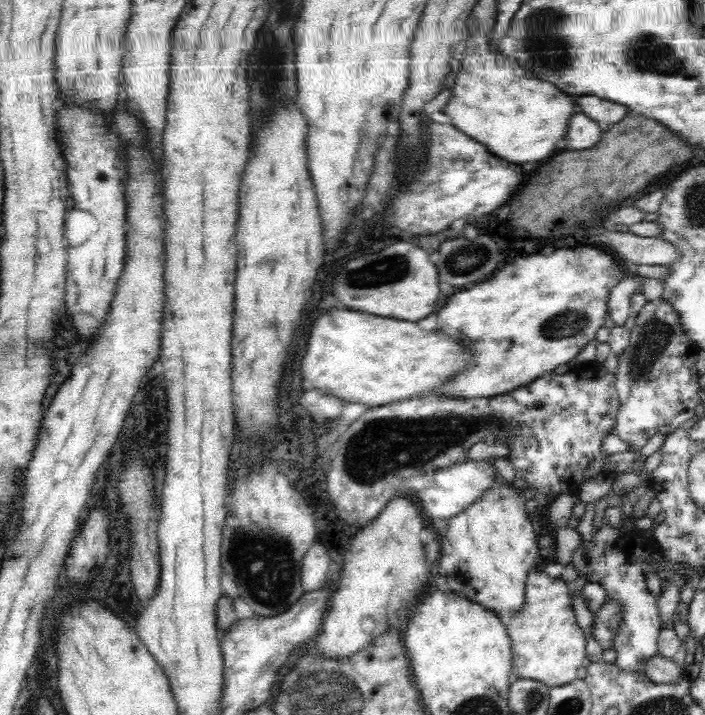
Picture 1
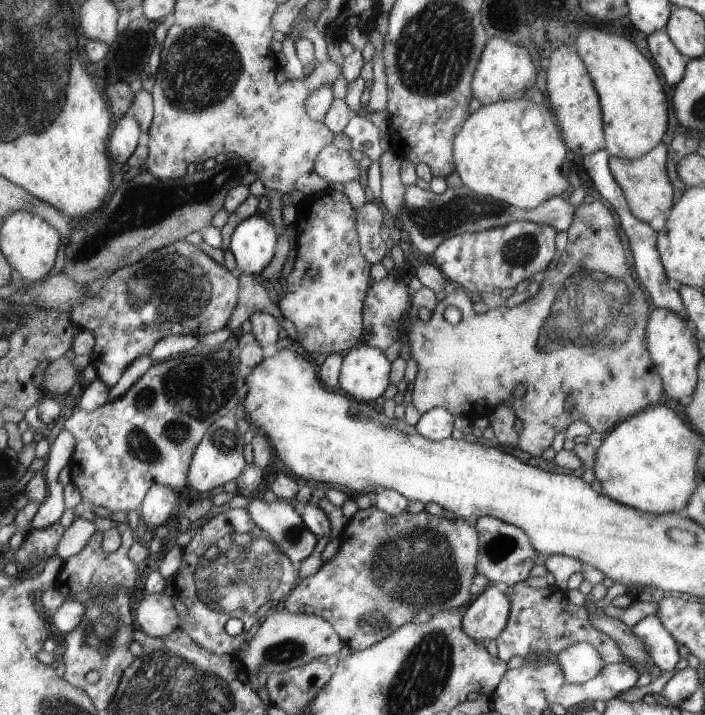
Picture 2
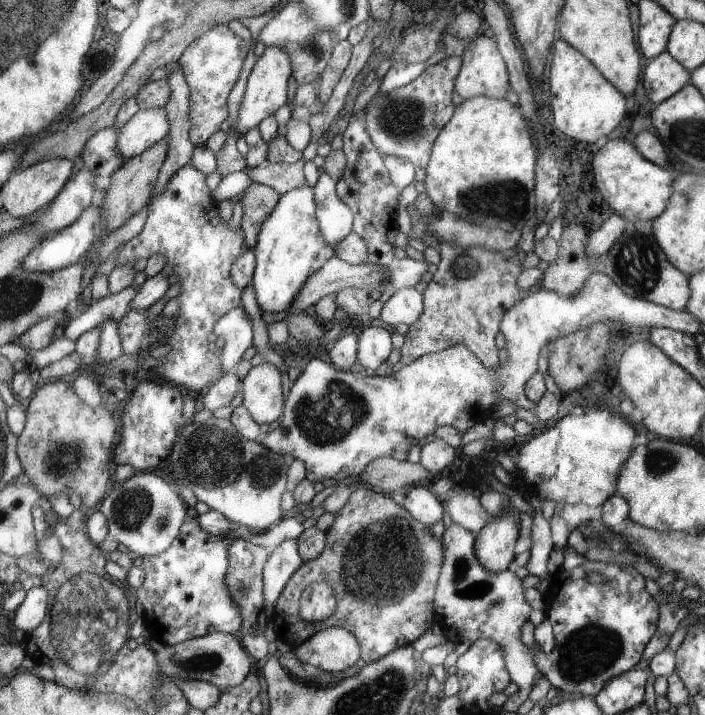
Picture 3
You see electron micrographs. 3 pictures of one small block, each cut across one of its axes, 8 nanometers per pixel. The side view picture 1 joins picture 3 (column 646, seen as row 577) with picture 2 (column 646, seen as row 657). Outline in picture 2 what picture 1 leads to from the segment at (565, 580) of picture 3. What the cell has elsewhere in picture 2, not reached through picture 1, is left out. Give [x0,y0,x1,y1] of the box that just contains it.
[630,615,680,672]

